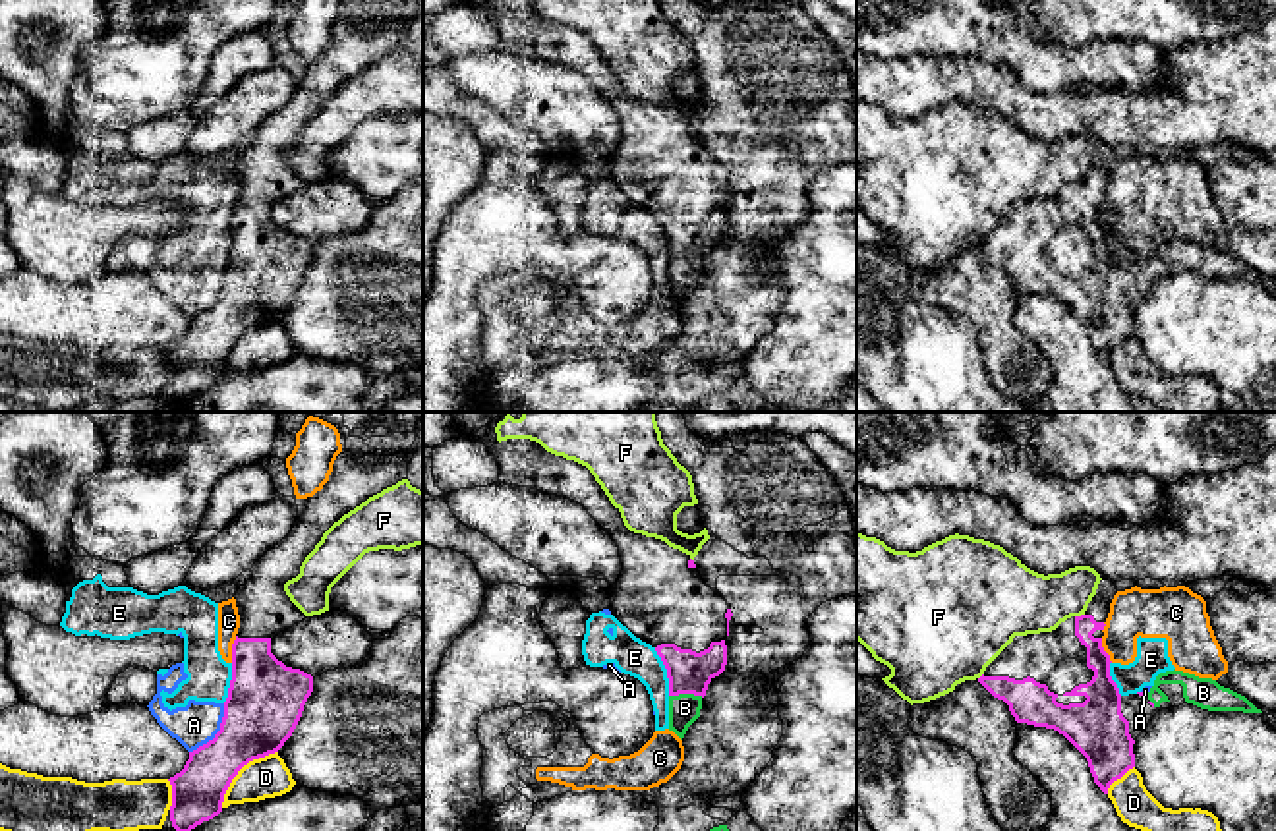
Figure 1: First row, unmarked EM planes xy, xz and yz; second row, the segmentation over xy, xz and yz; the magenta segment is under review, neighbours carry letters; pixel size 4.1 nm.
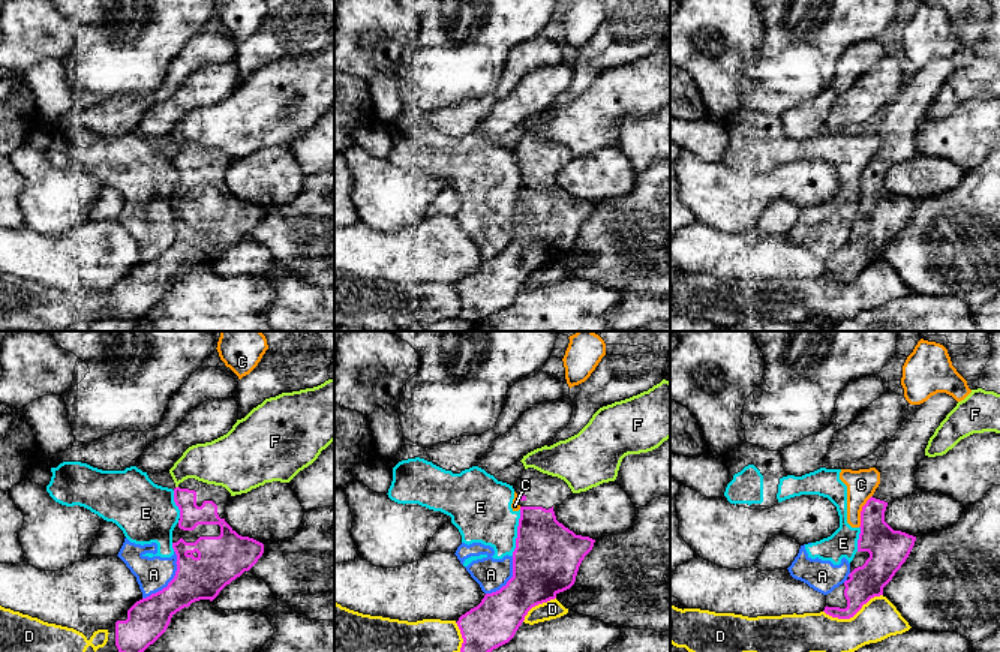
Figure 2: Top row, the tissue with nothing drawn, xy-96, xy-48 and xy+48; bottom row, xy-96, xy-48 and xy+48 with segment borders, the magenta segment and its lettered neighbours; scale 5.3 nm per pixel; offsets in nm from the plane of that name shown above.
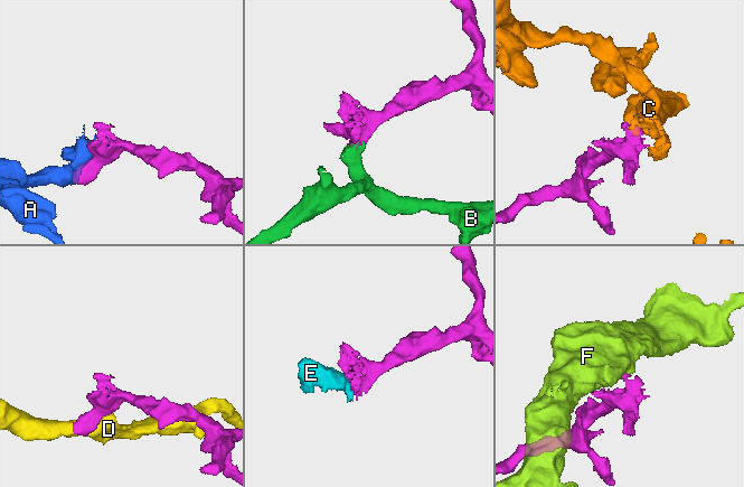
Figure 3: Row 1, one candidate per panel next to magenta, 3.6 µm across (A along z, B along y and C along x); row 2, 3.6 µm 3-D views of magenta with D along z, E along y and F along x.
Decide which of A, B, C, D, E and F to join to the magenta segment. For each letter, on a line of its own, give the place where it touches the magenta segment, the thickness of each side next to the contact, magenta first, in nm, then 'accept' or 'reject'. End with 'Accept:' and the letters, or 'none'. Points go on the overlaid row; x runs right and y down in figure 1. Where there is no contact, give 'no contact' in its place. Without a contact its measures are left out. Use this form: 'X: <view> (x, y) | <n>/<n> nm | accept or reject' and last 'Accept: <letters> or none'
A: xy (217, 733) | 320/180 nm | reject
B: xz (687, 692) | 180/130 nm | accept
C: xy (232, 650) | 320/100 nm | reject
D: xy (240, 768) | 300/170 nm | reject
E: xz (667, 671) | 180/160 nm | reject
F: yz (1081, 615) | 90/280 nm | reject
Accept: B

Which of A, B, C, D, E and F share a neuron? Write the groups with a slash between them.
A C E / B / D / F

